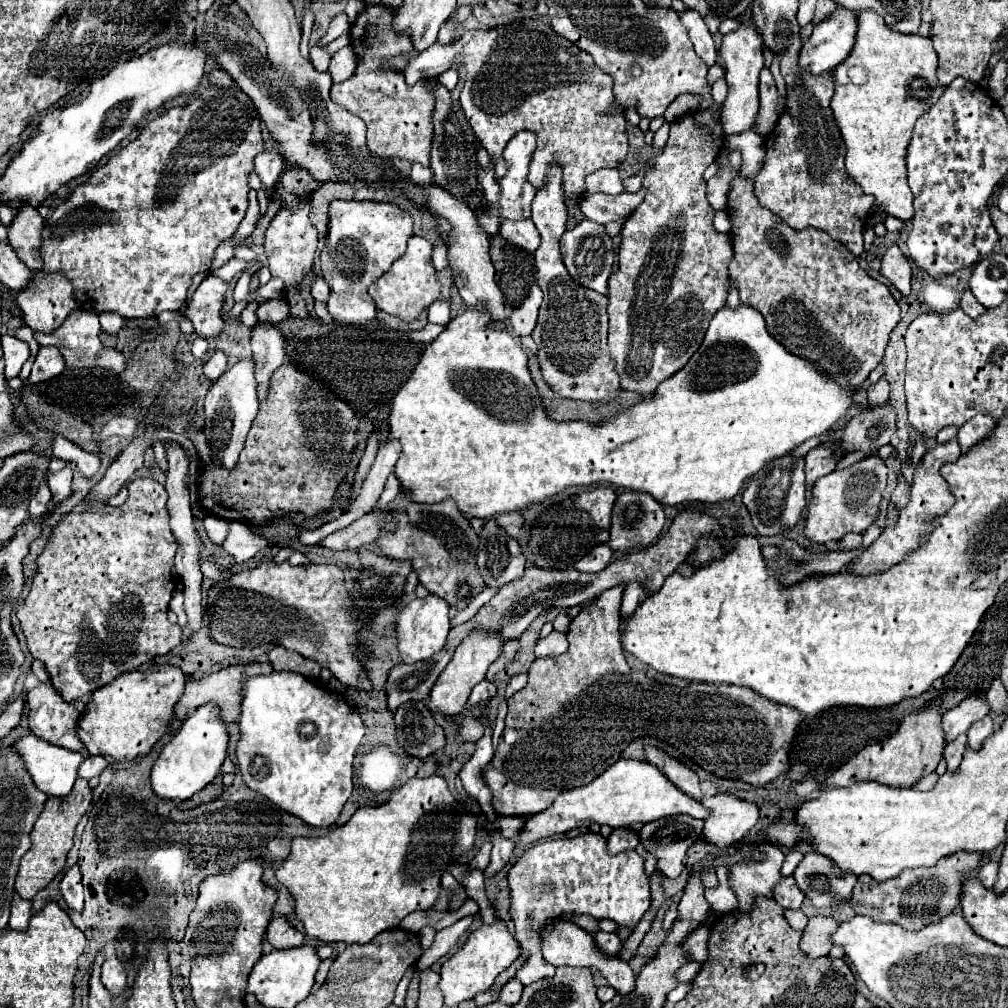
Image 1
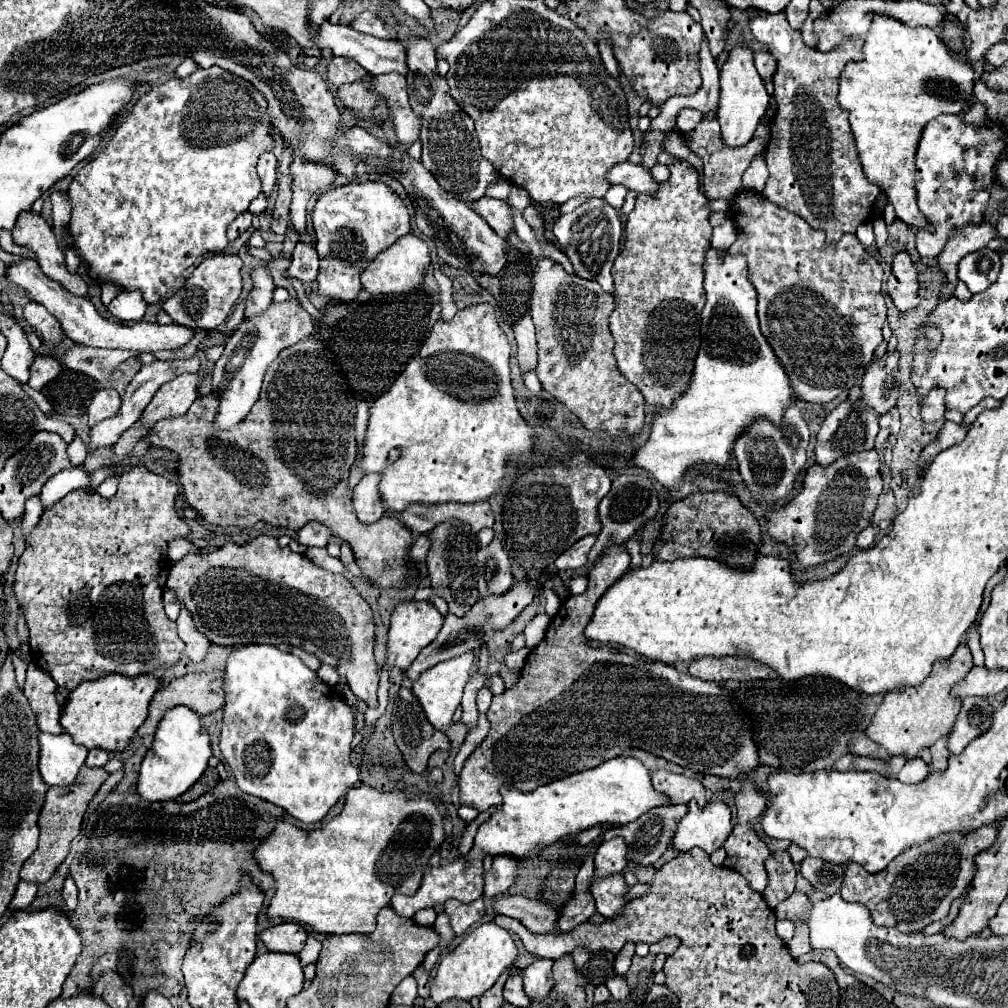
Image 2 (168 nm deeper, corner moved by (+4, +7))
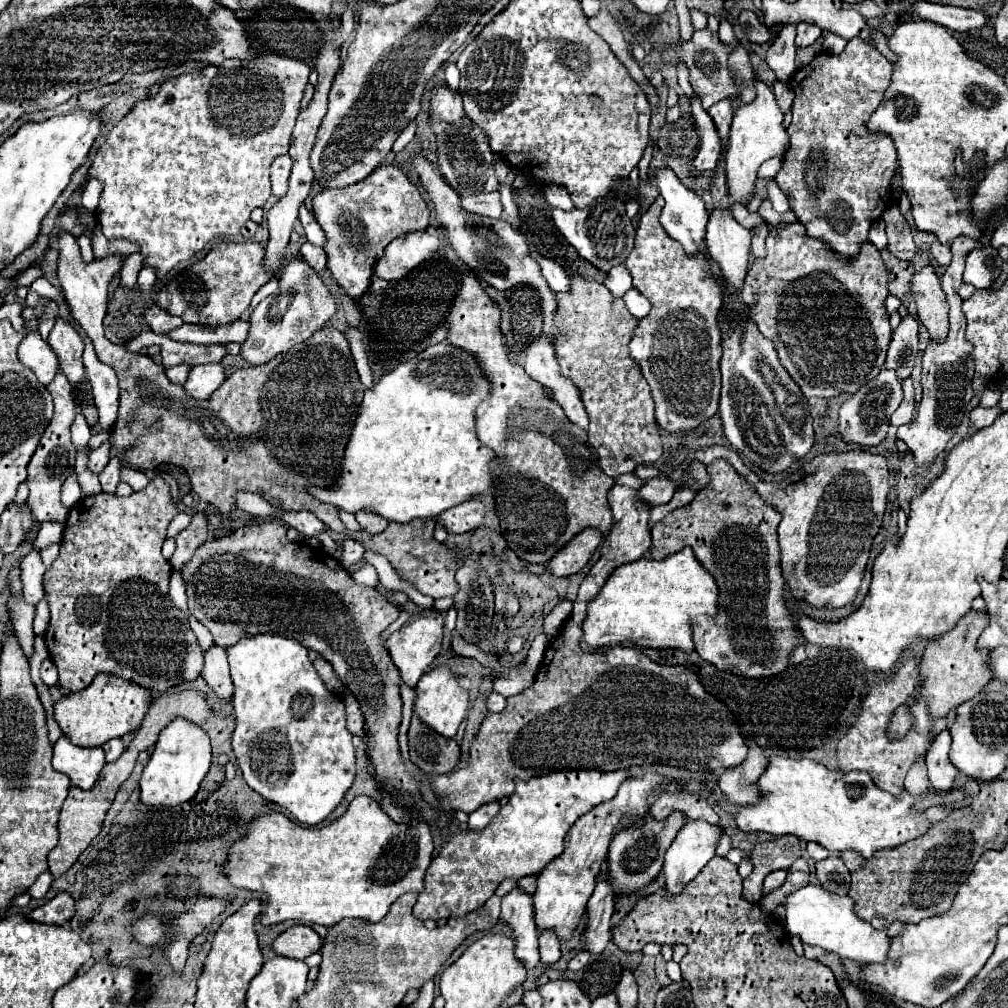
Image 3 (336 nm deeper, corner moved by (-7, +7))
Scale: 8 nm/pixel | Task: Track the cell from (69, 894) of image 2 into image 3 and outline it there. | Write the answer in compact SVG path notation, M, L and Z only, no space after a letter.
M59 893L49 903L33 909L27 913L29 919L37 923L49 923L49 925L63 925L67 923L75 913L75 901L67 893Z

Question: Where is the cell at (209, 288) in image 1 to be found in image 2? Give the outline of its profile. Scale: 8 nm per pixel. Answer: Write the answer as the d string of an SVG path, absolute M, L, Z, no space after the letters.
M214 255L214 257L204 259L194 269L192 277L186 279L184 287L162 303L164 311L178 325L184 325L190 329L198 329L198 327L210 329L210 331L218 329L232 315L234 303L240 297L240 291L242 291L240 267L242 267L242 261L238 255Z

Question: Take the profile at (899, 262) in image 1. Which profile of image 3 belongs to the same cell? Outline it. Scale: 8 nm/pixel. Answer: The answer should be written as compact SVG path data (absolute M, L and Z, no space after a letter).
M933 267L915 273L911 285L917 301L917 317L927 327L929 341L943 341L947 337L947 297Z

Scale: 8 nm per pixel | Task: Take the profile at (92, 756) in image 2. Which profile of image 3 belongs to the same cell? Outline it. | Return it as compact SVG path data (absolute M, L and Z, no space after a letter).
M111 739L111 741L107 741L103 745L103 751L105 751L107 761L115 761L125 751L125 747L123 747L123 741L121 739Z

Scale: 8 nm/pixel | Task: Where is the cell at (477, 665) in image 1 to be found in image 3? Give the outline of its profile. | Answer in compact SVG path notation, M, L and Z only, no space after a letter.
M437 667L419 679L419 685L415 687L415 701L413 701L413 713L427 723L435 733L451 739L457 733L459 723L467 717L469 711L469 693L459 687L457 677L447 667Z

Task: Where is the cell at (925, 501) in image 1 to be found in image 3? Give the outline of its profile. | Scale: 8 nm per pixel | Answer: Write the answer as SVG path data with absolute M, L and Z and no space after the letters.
M999 405L995 407L977 407L971 411L971 427L973 429L983 429L987 425L991 425L1003 411L999 409Z

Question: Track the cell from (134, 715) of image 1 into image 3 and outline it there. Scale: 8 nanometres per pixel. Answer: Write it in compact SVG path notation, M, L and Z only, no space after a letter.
M99 673L89 687L77 693L69 693L61 697L53 705L55 721L59 723L63 735L71 739L71 743L79 747L101 747L109 739L123 737L129 731L135 731L147 709L151 705L151 693L139 685L133 685L115 675Z

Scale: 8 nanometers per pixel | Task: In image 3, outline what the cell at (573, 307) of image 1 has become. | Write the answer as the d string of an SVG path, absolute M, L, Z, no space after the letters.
M579 275L571 277L571 293L557 293L557 301L559 309L555 321L563 329L563 335L555 343L557 361L561 365L561 373L581 389L581 399L591 421L587 433L591 445L597 449L599 467L605 474L614 478L633 472L639 464L656 462L663 451L661 451L659 427L655 421L655 405L651 399L649 383L641 373L641 367L629 355L629 341L633 337L639 319L635 319L627 311L623 299L615 299L605 285L601 283L595 285Z

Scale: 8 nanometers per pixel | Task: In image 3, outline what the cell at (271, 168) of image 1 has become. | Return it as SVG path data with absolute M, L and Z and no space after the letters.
M277 157L275 163L271 165L271 185L273 185L273 195L275 197L283 197L287 193L287 181L289 181L289 173L291 173L291 157Z

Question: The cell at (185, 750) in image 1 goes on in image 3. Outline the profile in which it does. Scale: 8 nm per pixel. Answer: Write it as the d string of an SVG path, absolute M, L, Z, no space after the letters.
M179 717L159 733L151 759L139 779L141 801L149 807L175 807L185 801L191 801L209 767L211 767L211 745L207 733L201 727L193 725L191 721Z

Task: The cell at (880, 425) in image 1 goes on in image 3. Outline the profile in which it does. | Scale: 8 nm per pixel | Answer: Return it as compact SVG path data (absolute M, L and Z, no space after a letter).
M915 315L901 317L901 323L893 333L893 341L887 351L885 367L893 369L901 381L907 379L913 371L913 363L917 357L917 329L919 321Z

